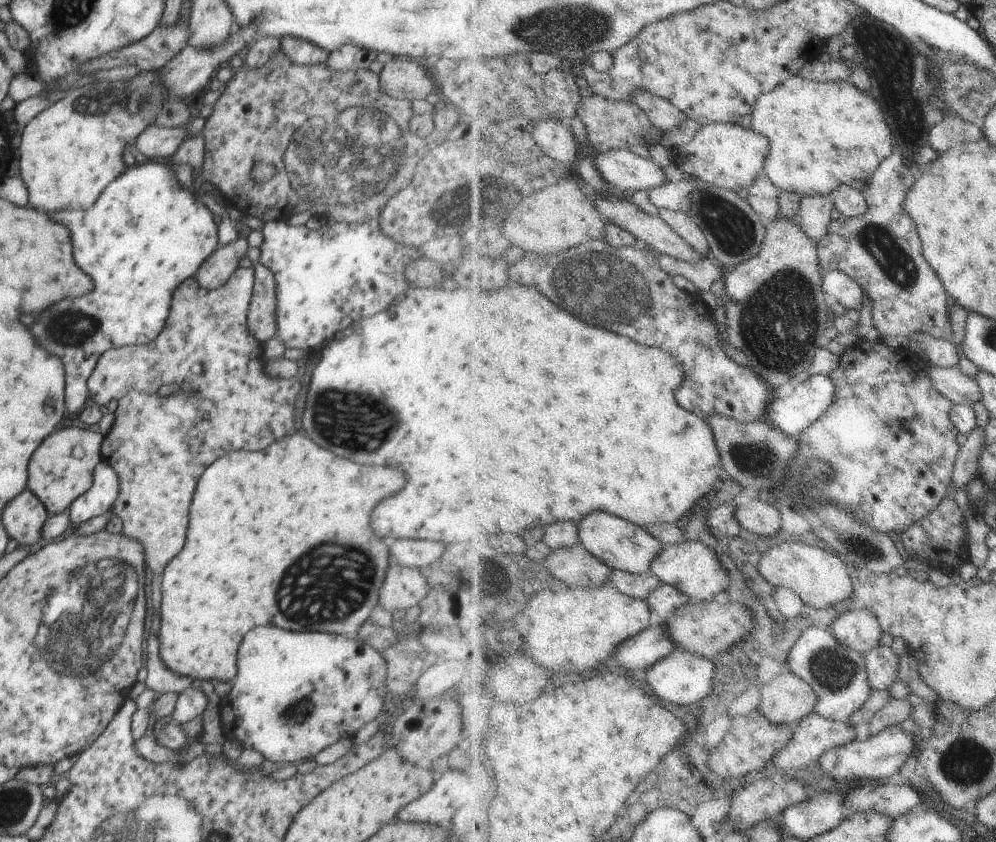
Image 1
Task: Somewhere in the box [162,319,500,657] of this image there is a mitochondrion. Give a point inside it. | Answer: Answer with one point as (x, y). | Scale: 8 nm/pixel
(306, 598)

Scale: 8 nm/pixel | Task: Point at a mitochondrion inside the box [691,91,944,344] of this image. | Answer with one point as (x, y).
(890, 253)

